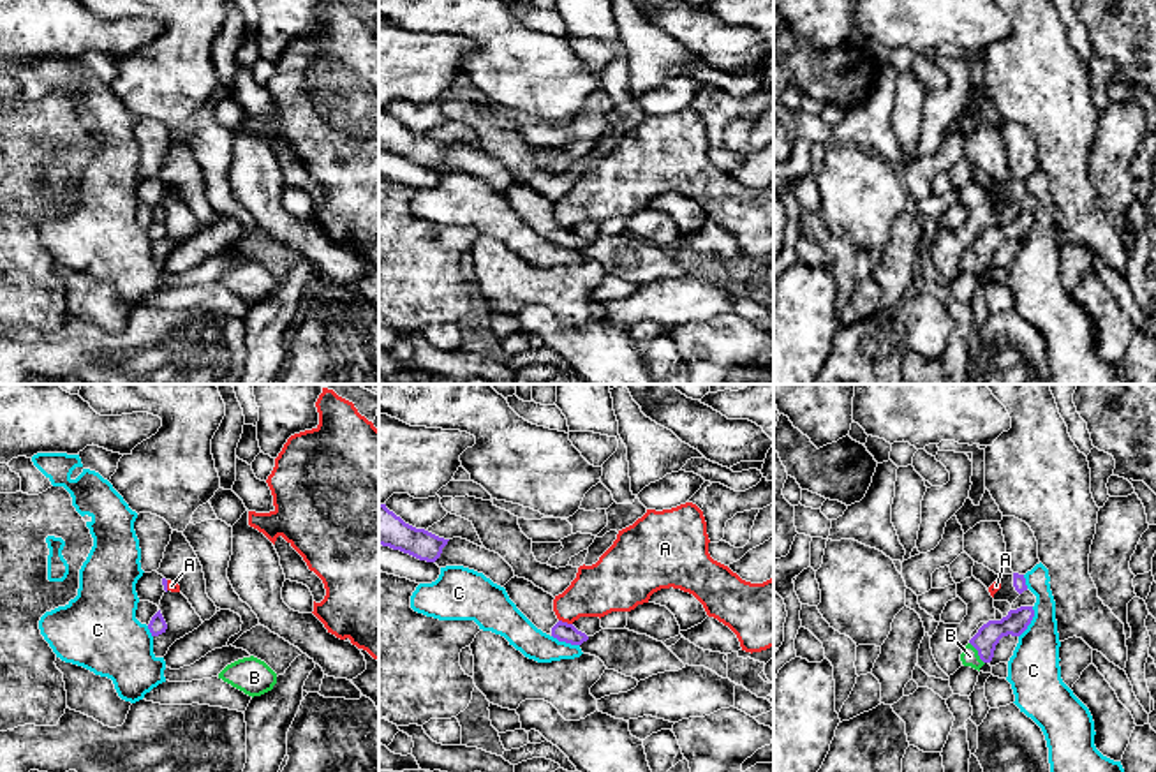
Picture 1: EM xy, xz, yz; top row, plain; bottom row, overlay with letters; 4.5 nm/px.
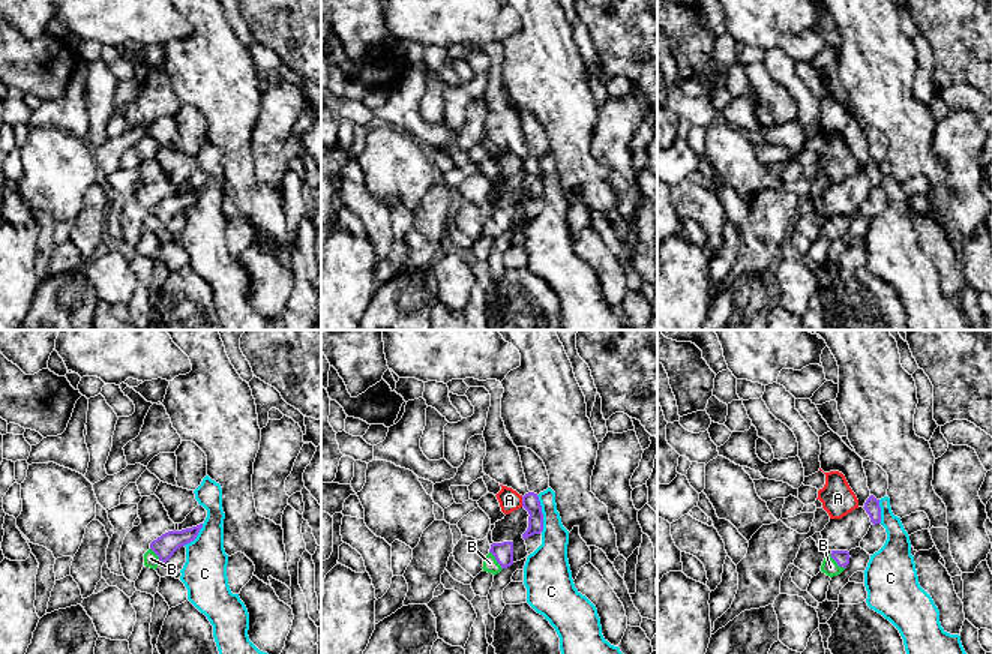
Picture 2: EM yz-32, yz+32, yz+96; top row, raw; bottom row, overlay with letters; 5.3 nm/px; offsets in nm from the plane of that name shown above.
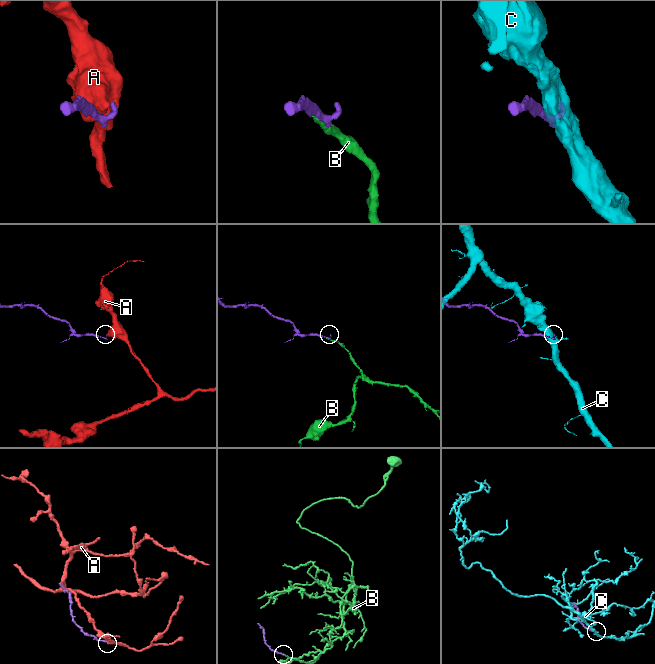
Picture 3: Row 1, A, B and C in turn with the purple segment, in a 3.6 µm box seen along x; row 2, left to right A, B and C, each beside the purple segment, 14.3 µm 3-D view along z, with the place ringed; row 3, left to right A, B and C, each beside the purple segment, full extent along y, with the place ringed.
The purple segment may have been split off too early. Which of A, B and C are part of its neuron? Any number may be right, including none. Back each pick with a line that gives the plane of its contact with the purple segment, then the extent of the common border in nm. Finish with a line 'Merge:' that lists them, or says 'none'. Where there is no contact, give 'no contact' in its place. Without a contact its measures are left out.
B: meets purple in yz; contact 120 nm long
Merge: B

